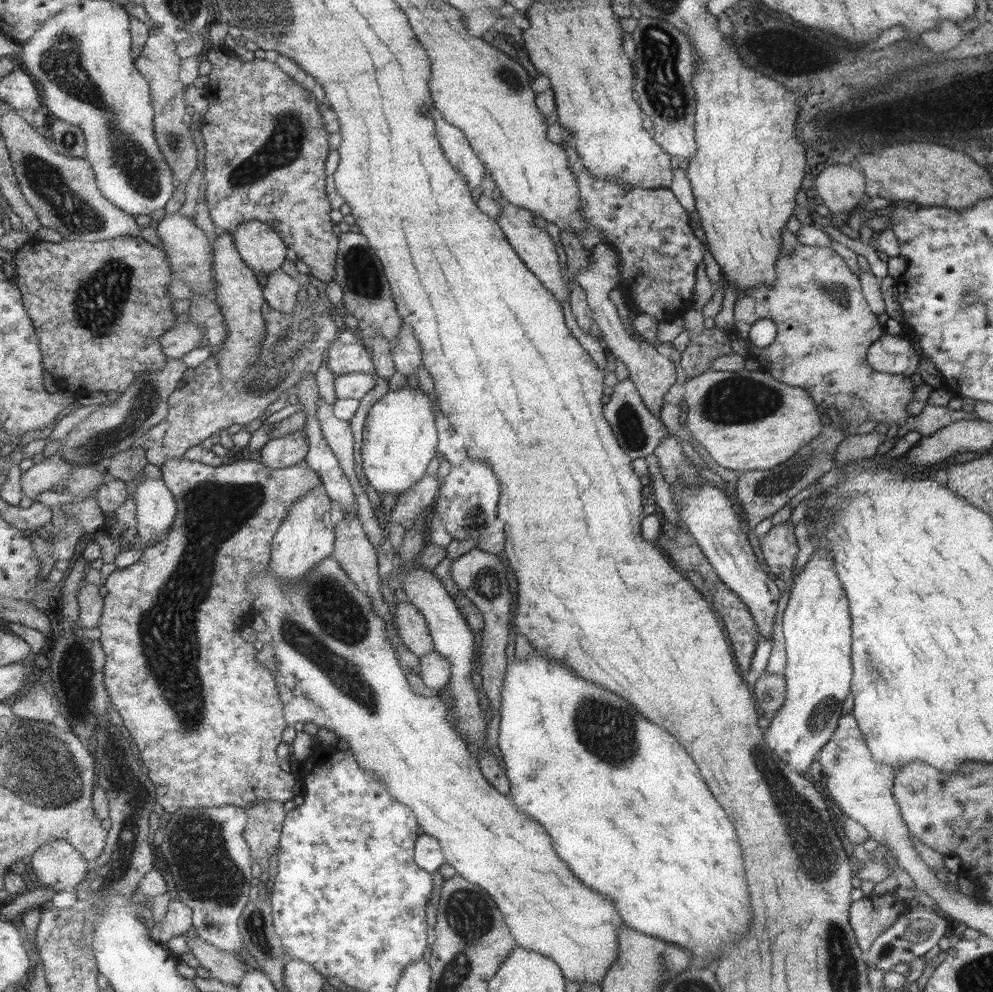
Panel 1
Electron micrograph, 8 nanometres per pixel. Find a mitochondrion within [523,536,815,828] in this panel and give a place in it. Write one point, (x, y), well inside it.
(607, 731)

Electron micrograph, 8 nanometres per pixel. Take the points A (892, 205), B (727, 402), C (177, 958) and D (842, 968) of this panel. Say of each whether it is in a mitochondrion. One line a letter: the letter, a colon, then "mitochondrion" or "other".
A: other
B: mitochondrion
C: other
D: mitochondrion

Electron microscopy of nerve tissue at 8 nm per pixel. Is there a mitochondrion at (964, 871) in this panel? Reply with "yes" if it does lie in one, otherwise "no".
no

